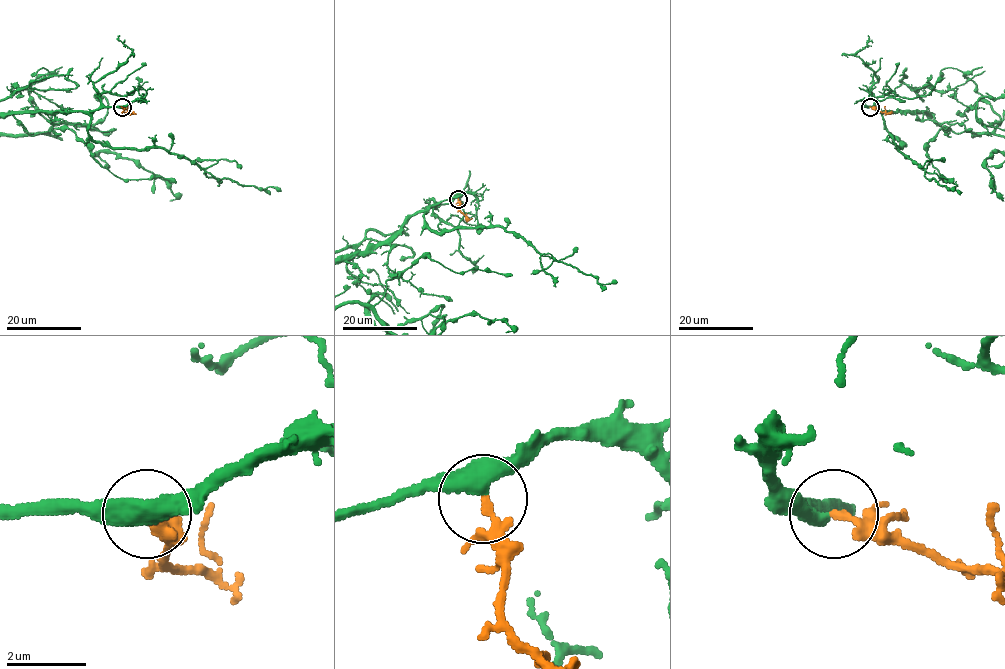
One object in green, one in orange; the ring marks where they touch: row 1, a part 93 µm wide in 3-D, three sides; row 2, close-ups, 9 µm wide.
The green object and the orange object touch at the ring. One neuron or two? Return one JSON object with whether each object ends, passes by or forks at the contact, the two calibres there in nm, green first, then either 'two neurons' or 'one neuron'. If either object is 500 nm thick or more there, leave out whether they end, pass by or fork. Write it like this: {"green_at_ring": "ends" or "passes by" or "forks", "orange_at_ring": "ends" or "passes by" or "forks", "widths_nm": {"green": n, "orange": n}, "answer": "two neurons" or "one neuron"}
{"green_at_ring": "passes by", "orange_at_ring": "passes by", "widths_nm": {"green": 440, "orange": 150}, "answer": "one neuron"}

